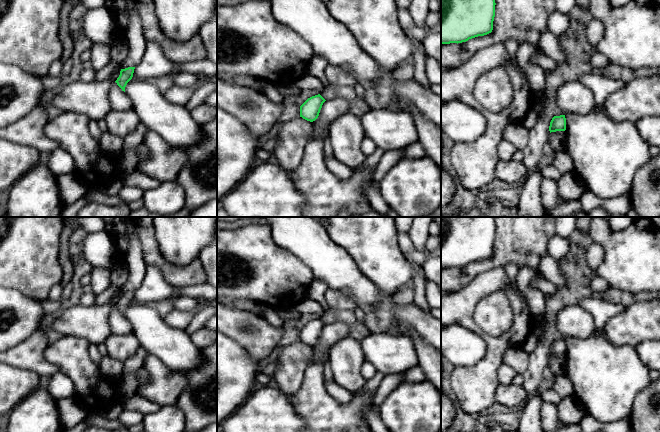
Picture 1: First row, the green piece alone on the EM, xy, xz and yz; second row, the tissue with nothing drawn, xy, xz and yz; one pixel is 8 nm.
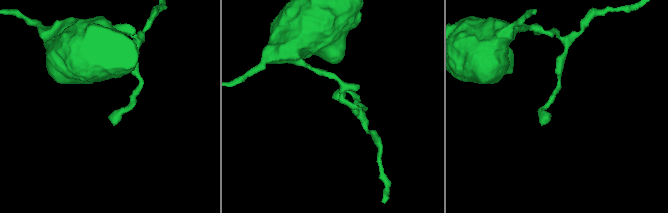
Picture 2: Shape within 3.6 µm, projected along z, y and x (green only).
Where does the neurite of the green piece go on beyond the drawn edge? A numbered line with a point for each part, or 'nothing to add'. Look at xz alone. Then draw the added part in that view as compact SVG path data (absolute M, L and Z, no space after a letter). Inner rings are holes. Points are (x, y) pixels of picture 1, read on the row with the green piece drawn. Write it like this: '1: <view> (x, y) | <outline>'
nothing to add

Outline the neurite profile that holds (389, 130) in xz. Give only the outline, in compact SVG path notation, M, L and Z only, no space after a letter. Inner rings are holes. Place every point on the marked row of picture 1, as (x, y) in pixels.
M371 109L361 116L365 136L384 151L403 149L419 140L413 117L405 111Z

